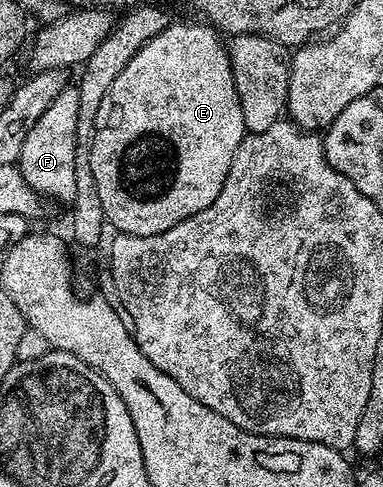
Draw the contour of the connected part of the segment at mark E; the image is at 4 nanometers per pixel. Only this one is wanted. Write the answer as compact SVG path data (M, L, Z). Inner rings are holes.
M172 21L165 30L157 33L157 37L148 41L135 54L133 61L129 61L129 65L125 65L125 69L121 69L121 77L117 77L117 81L113 81L107 94L107 100L103 102L99 110L95 136L91 142L93 181L97 181L97 194L101 196L104 220L110 226L112 223L116 227L114 229L116 232L124 235L149 237L157 233L165 233L169 229L173 229L173 225L201 213L201 209L209 209L209 205L213 205L213 201L217 201L217 193L221 193L221 185L225 185L225 177L229 173L229 165L233 165L233 153L237 153L237 145L241 145L244 135L248 134L245 117L241 113L241 101L237 97L237 89L233 81L231 59L227 55L224 40L214 27L202 21L194 22Z

